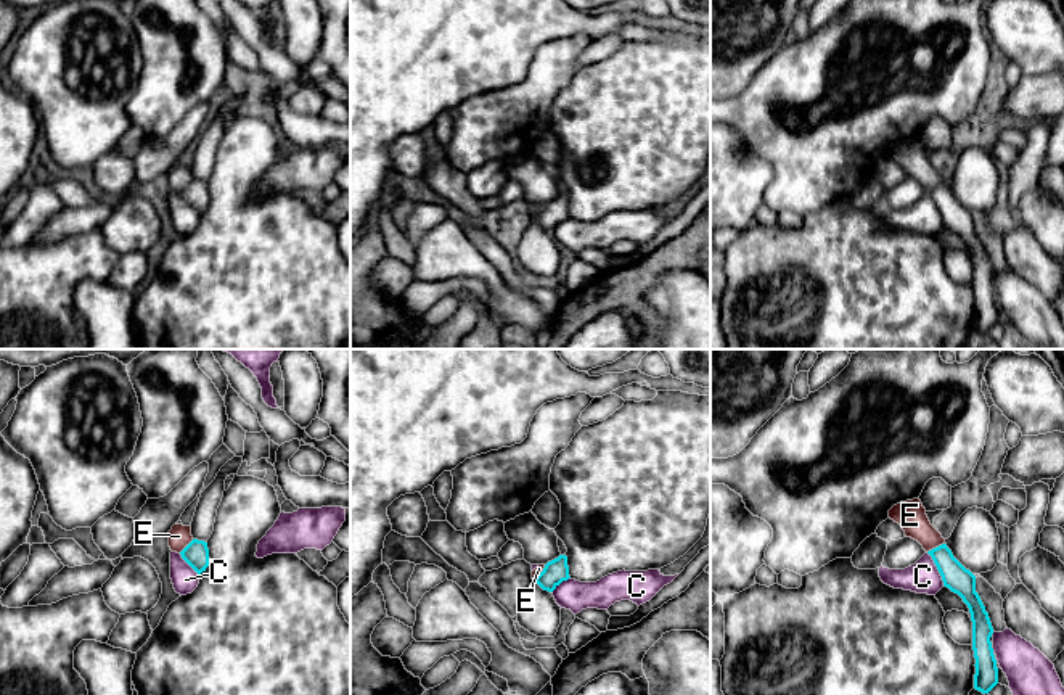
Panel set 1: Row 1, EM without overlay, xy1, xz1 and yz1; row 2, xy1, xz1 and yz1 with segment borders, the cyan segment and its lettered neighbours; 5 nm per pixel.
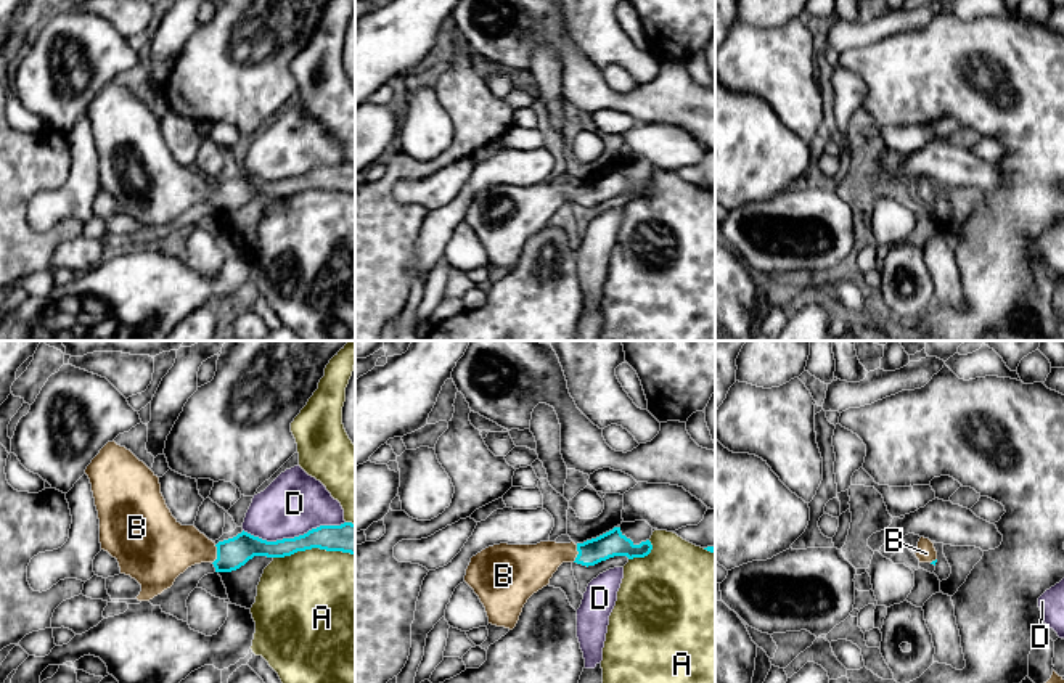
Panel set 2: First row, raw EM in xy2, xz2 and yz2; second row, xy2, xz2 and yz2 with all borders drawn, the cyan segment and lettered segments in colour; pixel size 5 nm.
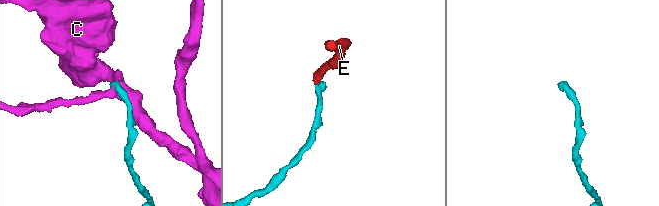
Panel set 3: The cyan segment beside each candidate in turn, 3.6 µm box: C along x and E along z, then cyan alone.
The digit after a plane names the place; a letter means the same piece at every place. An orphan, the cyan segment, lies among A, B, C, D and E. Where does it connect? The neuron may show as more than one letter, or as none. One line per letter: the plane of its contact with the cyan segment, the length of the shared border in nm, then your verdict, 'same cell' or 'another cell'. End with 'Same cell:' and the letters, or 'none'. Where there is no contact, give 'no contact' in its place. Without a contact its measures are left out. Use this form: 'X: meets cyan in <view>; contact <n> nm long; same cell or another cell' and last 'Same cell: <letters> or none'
A: meets cyan in xy2; contact 400 nm long; another cell
B: meets cyan in xy2; contact 100 nm long; same cell
C: meets cyan in yz1; contact 190 nm long; another cell
D: meets cyan in xy2; contact 500 nm long; another cell
E: meets cyan in yz1; contact 100 nm long; another cell
Same cell: B

